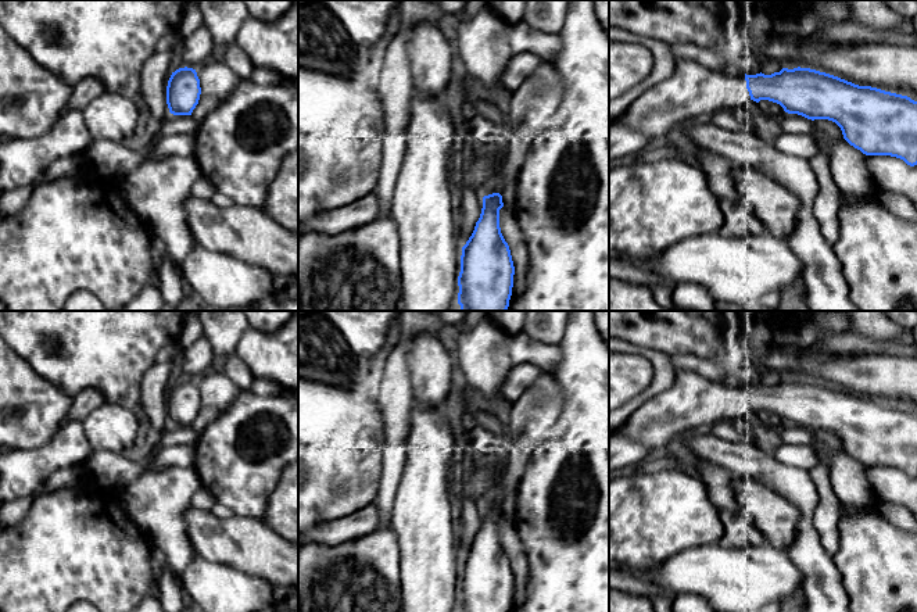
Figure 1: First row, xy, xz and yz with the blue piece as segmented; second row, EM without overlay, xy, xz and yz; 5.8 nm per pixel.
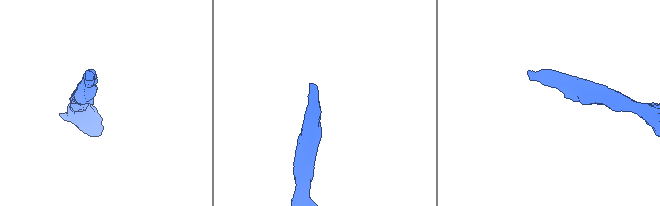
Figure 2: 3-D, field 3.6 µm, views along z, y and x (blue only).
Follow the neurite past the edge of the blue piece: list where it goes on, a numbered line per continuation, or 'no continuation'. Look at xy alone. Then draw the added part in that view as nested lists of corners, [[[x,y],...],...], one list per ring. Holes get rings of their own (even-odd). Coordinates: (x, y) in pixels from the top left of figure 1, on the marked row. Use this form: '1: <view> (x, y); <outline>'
no continuation

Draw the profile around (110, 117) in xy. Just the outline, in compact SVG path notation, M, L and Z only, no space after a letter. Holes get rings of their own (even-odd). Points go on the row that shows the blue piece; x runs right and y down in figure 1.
M104 92L90 101L83 112L85 124L94 140L122 143L136 133L143 108L128 97Z

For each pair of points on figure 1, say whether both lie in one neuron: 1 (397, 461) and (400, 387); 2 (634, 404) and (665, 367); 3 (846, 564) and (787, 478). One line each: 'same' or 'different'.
1: same
2: same
3: different

